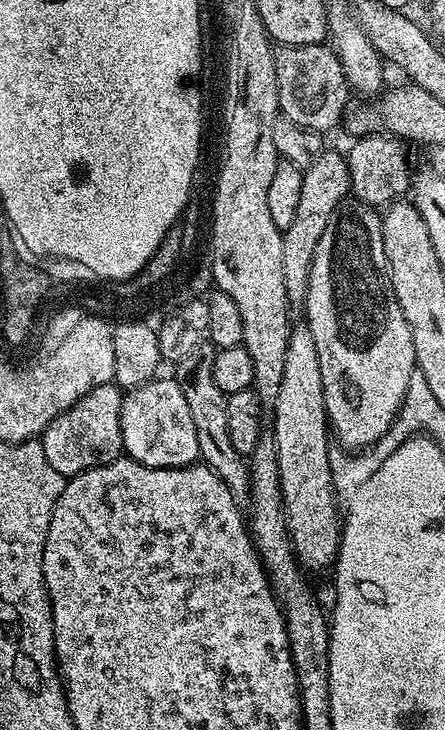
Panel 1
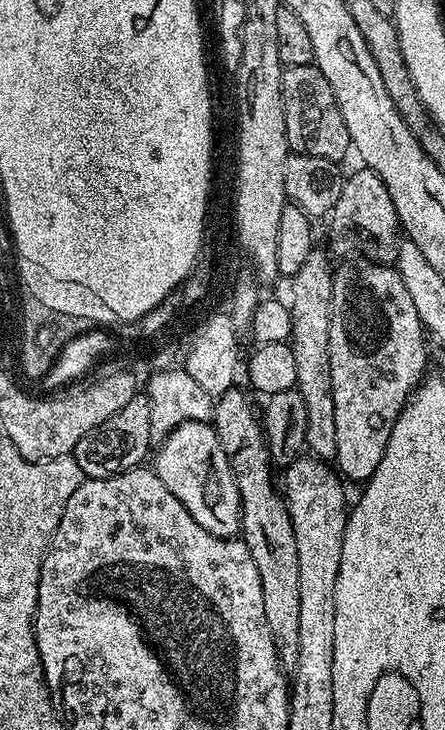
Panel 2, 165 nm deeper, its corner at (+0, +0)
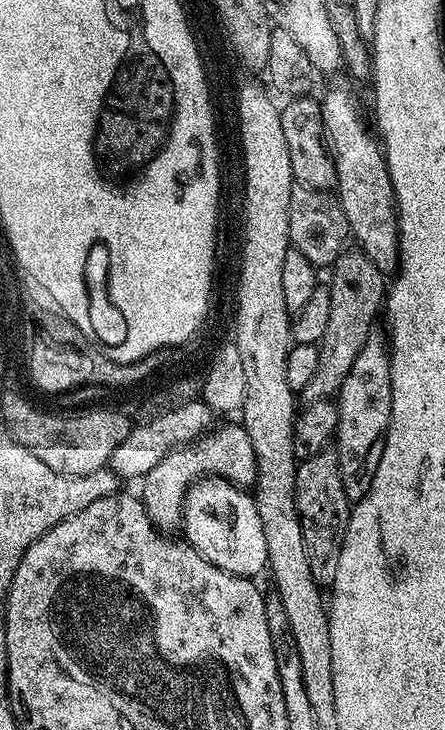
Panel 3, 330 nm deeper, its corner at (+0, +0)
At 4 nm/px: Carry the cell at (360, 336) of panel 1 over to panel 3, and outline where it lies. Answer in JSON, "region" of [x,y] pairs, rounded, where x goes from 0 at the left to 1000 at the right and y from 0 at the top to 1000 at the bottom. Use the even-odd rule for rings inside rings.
{"region":[[[829,463],[822,474],[813,474],[760,538],[764,571],[751,599],[751,618],[764,634],[769,666],[787,688],[822,682],[831,660],[840,660],[840,644],[849,644],[849,633],[858,633],[863,599],[872,596],[872,579],[881,566],[876,477],[861,464],[854,466]]]}

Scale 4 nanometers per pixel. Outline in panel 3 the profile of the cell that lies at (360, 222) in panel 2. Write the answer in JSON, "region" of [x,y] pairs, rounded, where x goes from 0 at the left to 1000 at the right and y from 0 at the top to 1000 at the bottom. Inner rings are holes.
{"region":[[[807,342],[766,345],[753,362],[744,363],[744,373],[746,389],[735,390],[742,408],[742,441],[733,445],[733,458],[717,473],[715,503],[706,505],[706,518],[697,518],[688,529],[674,534],[674,545],[685,555],[739,548],[762,538],[769,523],[778,523],[778,512],[787,512],[787,507],[796,501],[796,490],[804,490],[813,474],[822,474],[822,468],[831,463],[836,437],[843,436],[845,427],[849,433],[867,410],[865,374],[854,373],[849,364],[840,364],[840,359],[831,359],[831,353],[818,351],[816,345]]]}

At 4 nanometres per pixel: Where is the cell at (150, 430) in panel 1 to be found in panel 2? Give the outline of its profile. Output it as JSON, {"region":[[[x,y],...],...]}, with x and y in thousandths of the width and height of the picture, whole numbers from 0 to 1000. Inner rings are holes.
{"region":[[[456,575],[409,578],[373,601],[357,604],[353,614],[360,615],[351,619],[346,644],[355,655],[364,655],[373,671],[382,671],[382,677],[391,677],[391,682],[400,682],[409,693],[418,693],[427,710],[436,710],[436,715],[445,715],[454,726],[472,726],[472,732],[506,737],[528,736],[539,727],[539,678],[526,660],[521,640],[499,616],[499,605],[490,605],[490,595],[474,579]]]}

